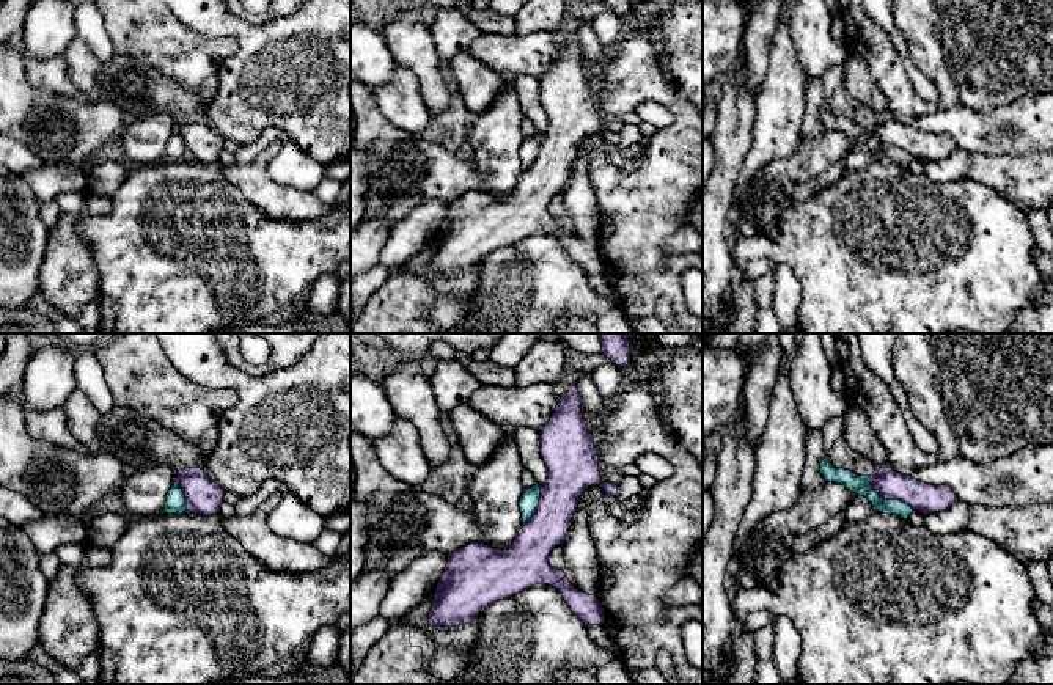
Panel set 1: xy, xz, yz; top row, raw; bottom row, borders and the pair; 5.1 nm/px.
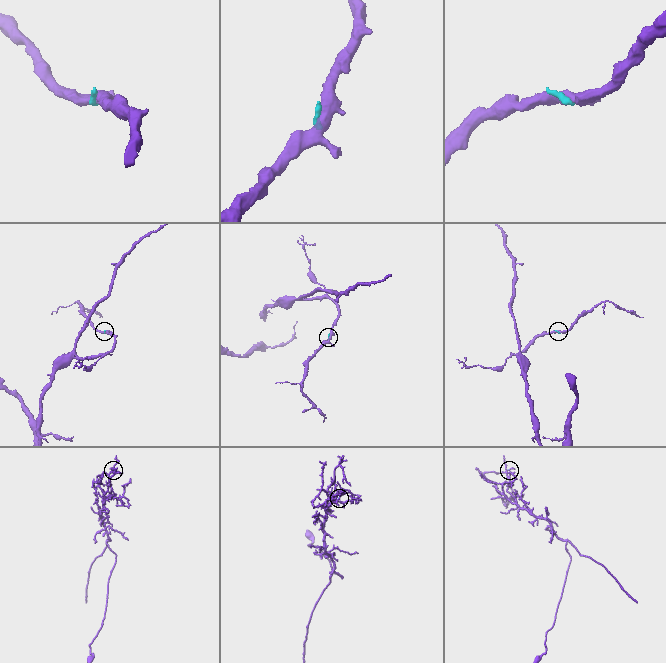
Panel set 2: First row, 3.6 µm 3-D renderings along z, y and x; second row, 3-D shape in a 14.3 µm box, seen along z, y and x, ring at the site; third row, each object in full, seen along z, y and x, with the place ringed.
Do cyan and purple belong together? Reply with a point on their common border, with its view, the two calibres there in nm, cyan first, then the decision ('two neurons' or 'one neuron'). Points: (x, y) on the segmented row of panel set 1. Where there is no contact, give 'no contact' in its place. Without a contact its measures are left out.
meets cyan in yz at (888, 500); 100 nm thick on the cyan side, 150 nm on the other; two neurons

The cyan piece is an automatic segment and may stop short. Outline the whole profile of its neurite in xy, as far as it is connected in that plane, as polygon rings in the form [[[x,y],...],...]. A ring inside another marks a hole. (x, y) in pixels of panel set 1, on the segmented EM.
[[[174,482],[174,485],[168,490],[165,501],[167,514],[182,514],[187,511],[187,500],[182,489]]]

